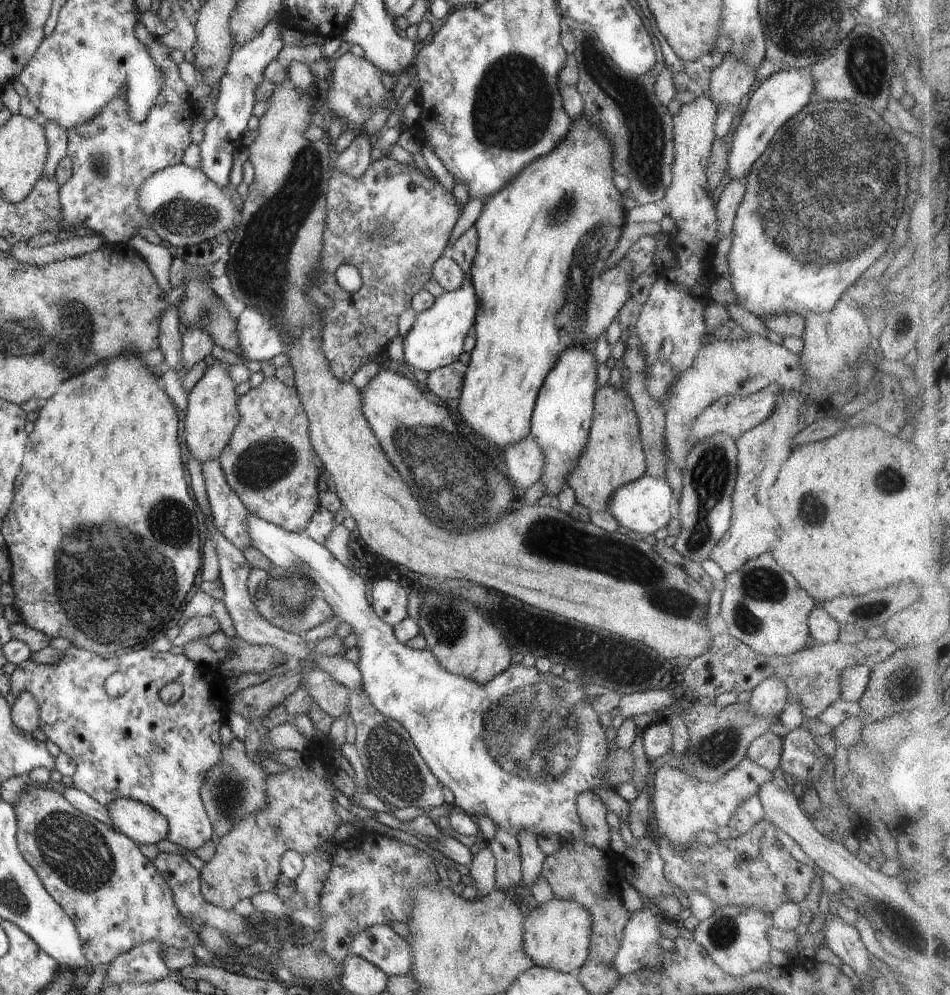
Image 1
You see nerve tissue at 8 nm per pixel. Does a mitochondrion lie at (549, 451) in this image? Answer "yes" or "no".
no

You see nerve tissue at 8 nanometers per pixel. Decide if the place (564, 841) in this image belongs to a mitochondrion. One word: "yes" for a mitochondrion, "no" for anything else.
no

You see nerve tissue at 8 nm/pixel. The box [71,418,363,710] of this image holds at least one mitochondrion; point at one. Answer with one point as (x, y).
(264, 463)

